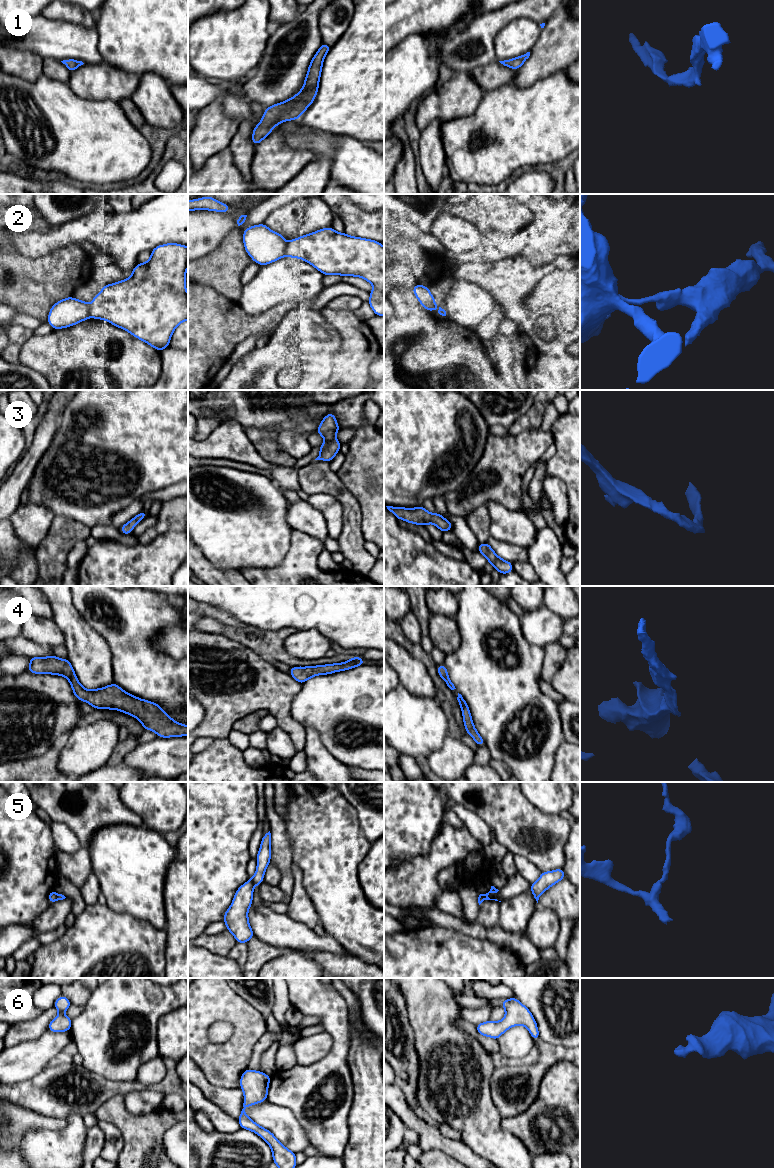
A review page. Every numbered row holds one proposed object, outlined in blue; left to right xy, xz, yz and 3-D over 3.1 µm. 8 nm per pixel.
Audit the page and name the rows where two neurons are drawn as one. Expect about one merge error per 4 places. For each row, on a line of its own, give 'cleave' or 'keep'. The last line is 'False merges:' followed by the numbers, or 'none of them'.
1: keep
2: cleave
3: keep
4: keep
5: cleave
6: keep
False merges: 2, 5

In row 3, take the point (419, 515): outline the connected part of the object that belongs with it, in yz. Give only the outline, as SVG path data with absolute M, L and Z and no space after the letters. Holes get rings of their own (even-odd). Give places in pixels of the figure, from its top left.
M393 506L386 507L395 515L397 519L422 526L433 523L440 529L442 533L444 533L445 531L452 531L452 524L449 520L445 519L437 512L431 514L423 506L419 506L416 508L403 508Z

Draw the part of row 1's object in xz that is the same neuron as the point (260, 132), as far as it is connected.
M322 43L308 67L303 88L292 98L266 108L262 120L252 133L254 146L258 145L281 122L297 120L313 103L319 88L319 80L325 55L331 47Z

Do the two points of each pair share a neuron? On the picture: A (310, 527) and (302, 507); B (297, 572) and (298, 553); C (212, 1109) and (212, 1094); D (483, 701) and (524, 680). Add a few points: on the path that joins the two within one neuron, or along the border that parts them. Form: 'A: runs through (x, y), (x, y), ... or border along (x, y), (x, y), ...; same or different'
A: runs through (309, 522), (302, 515), (302, 512); same
B: runs through (298, 567), (298, 558); same
C: border along (198, 1088), (207, 1099), (231, 1116); different
D: runs through (493, 694), (507, 680), (514, 680); same

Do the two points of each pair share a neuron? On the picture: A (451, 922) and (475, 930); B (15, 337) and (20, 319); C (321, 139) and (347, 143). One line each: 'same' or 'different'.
A: same
B: different
C: same

